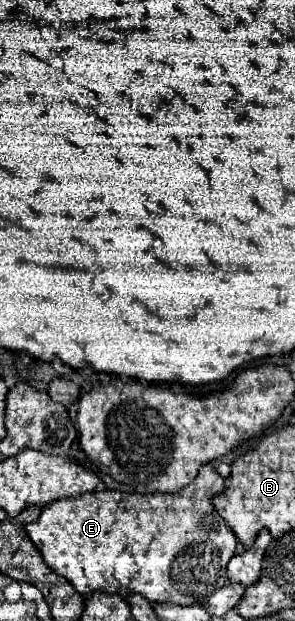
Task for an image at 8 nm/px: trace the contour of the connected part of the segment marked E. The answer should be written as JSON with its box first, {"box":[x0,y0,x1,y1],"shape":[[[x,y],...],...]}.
{"box":[28,463,238,605],"shape":[[[208,463],[200,469],[192,485],[184,487],[176,495],[162,493],[120,493],[120,491],[94,491],[62,501],[50,503],[42,515],[28,525],[28,535],[44,561],[58,575],[66,577],[68,583],[80,593],[90,591],[118,593],[118,589],[128,589],[140,593],[150,603],[176,603],[192,605],[204,603],[216,589],[226,583],[226,565],[236,553],[238,539],[224,523],[224,519],[214,511],[212,497],[224,491],[224,479]]]}

